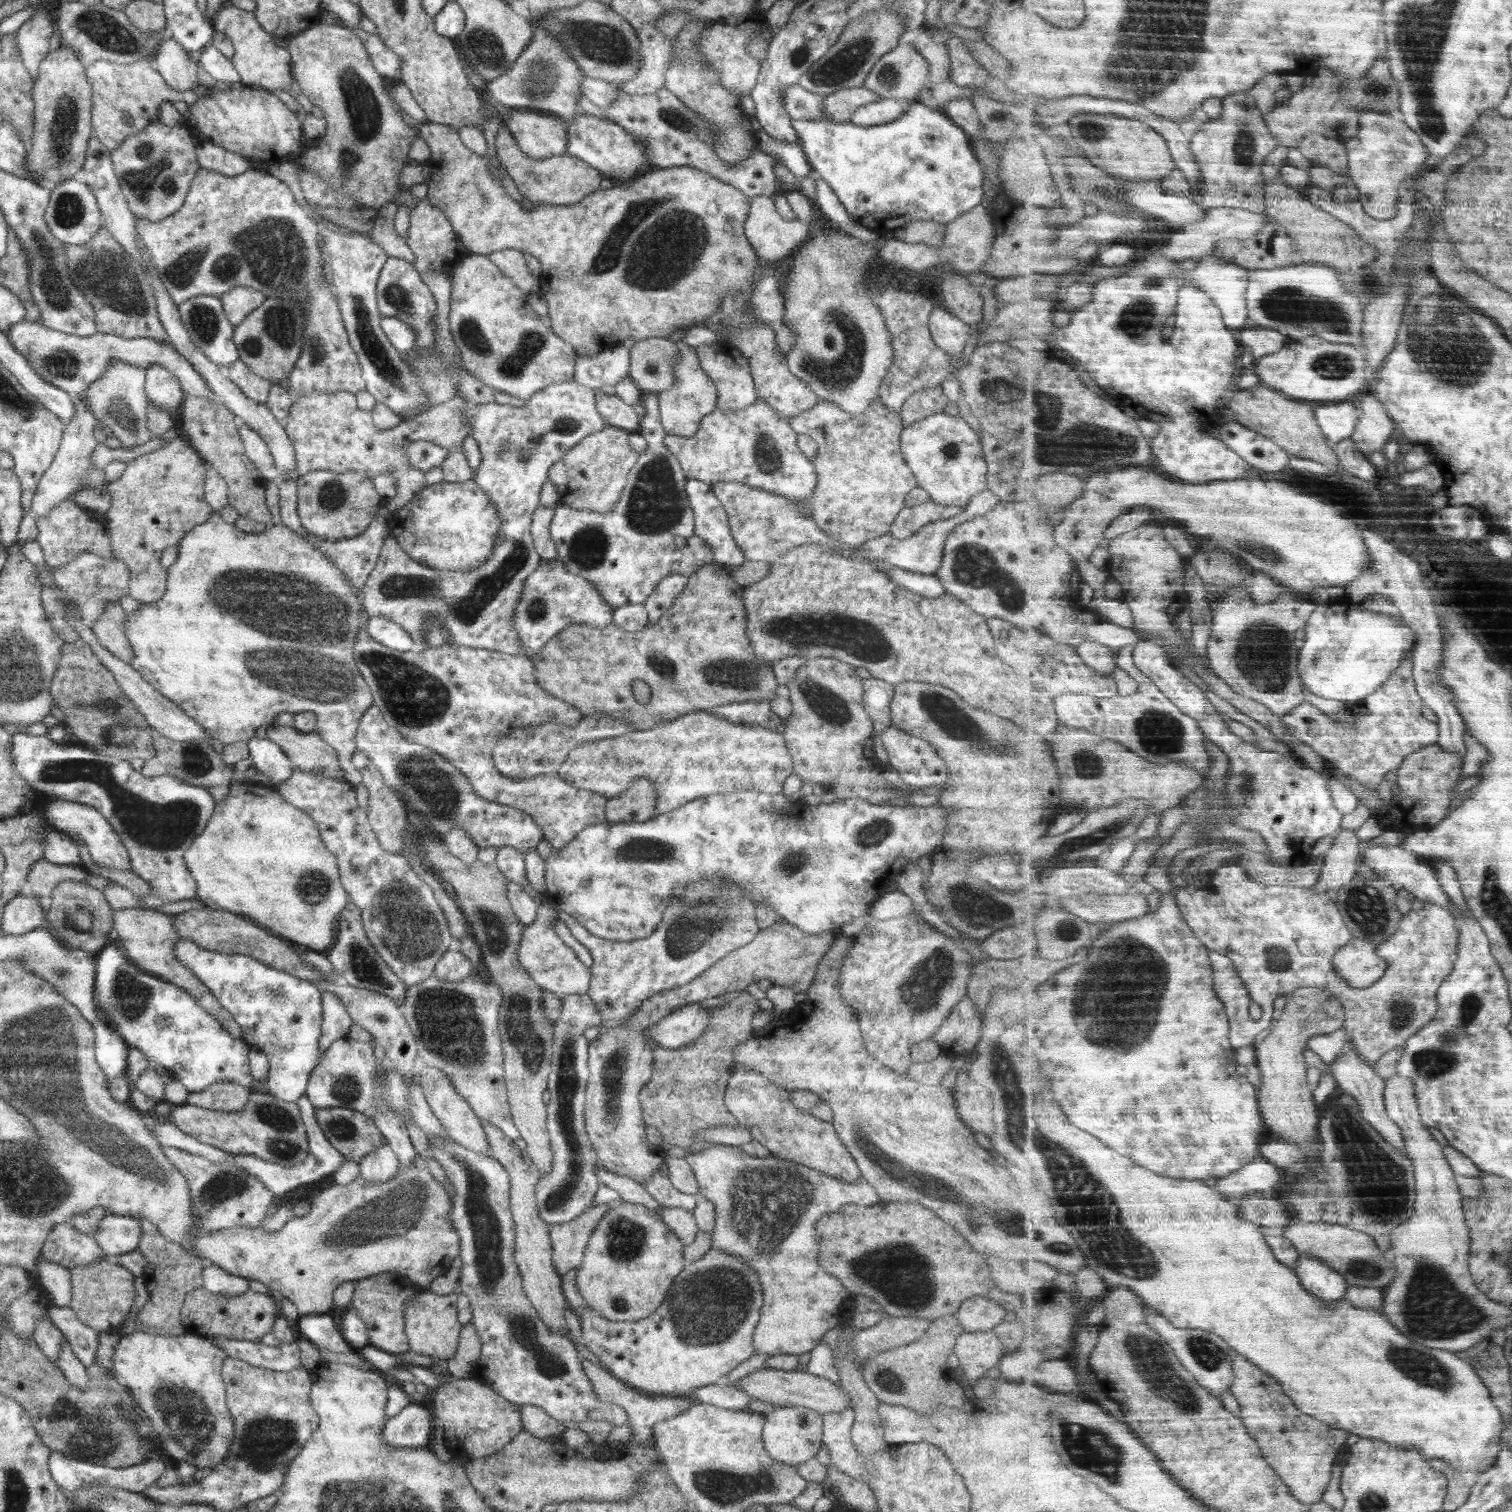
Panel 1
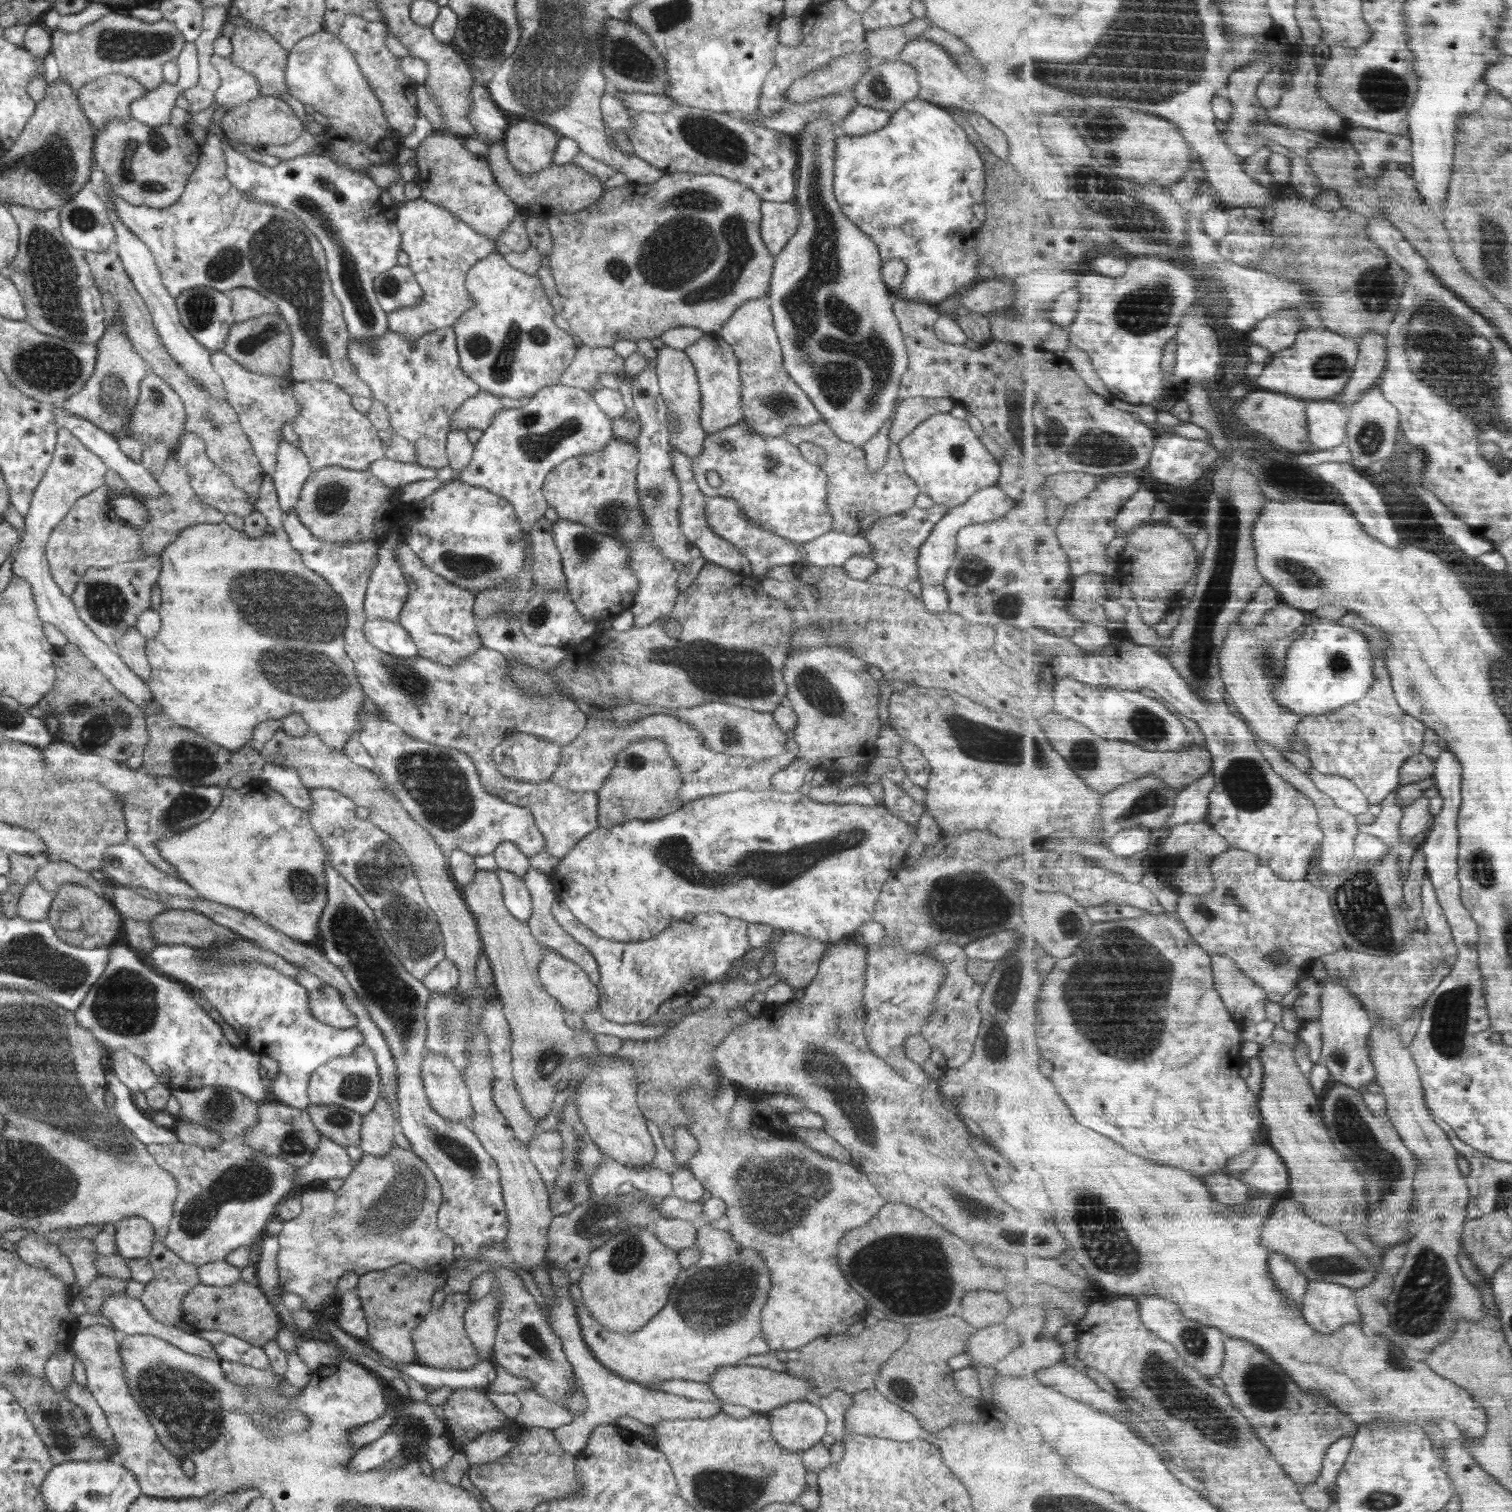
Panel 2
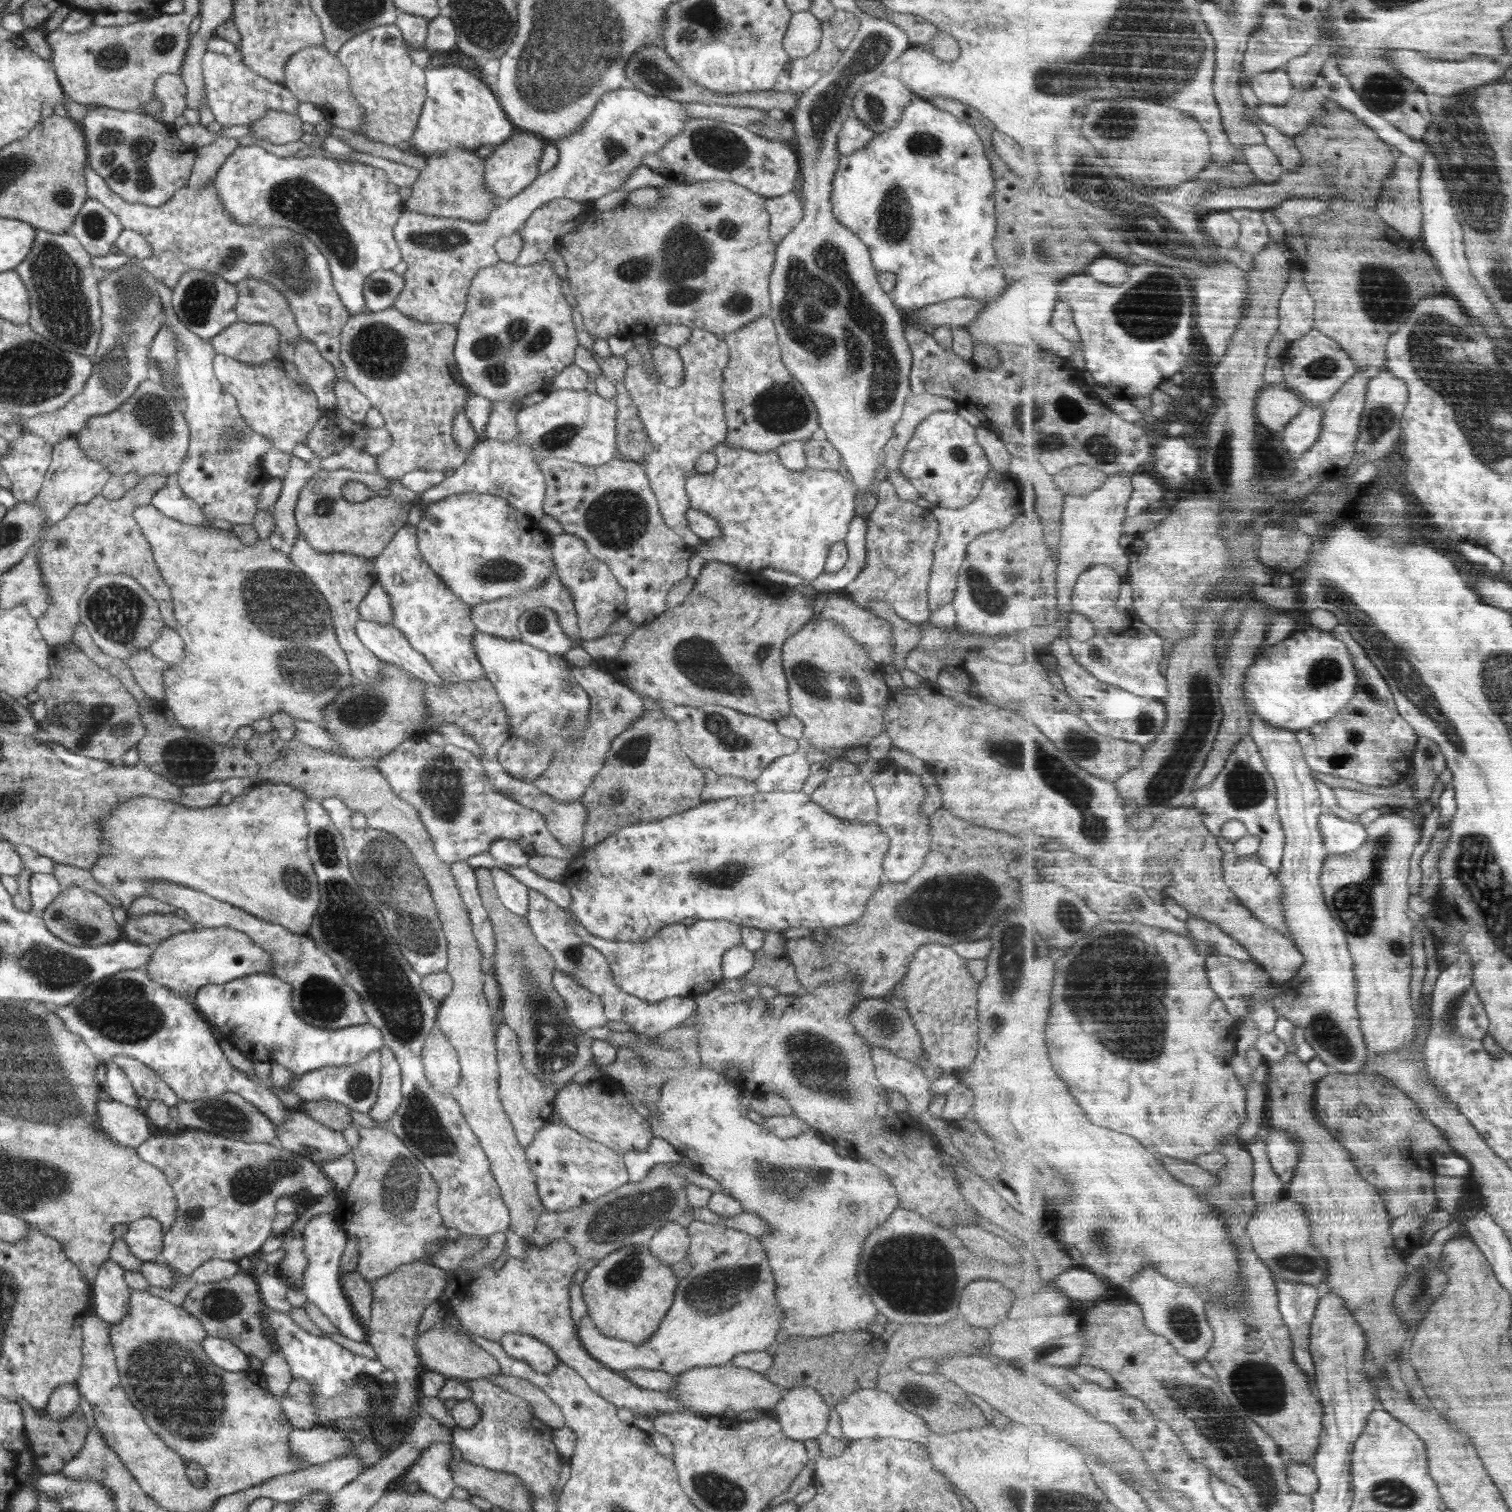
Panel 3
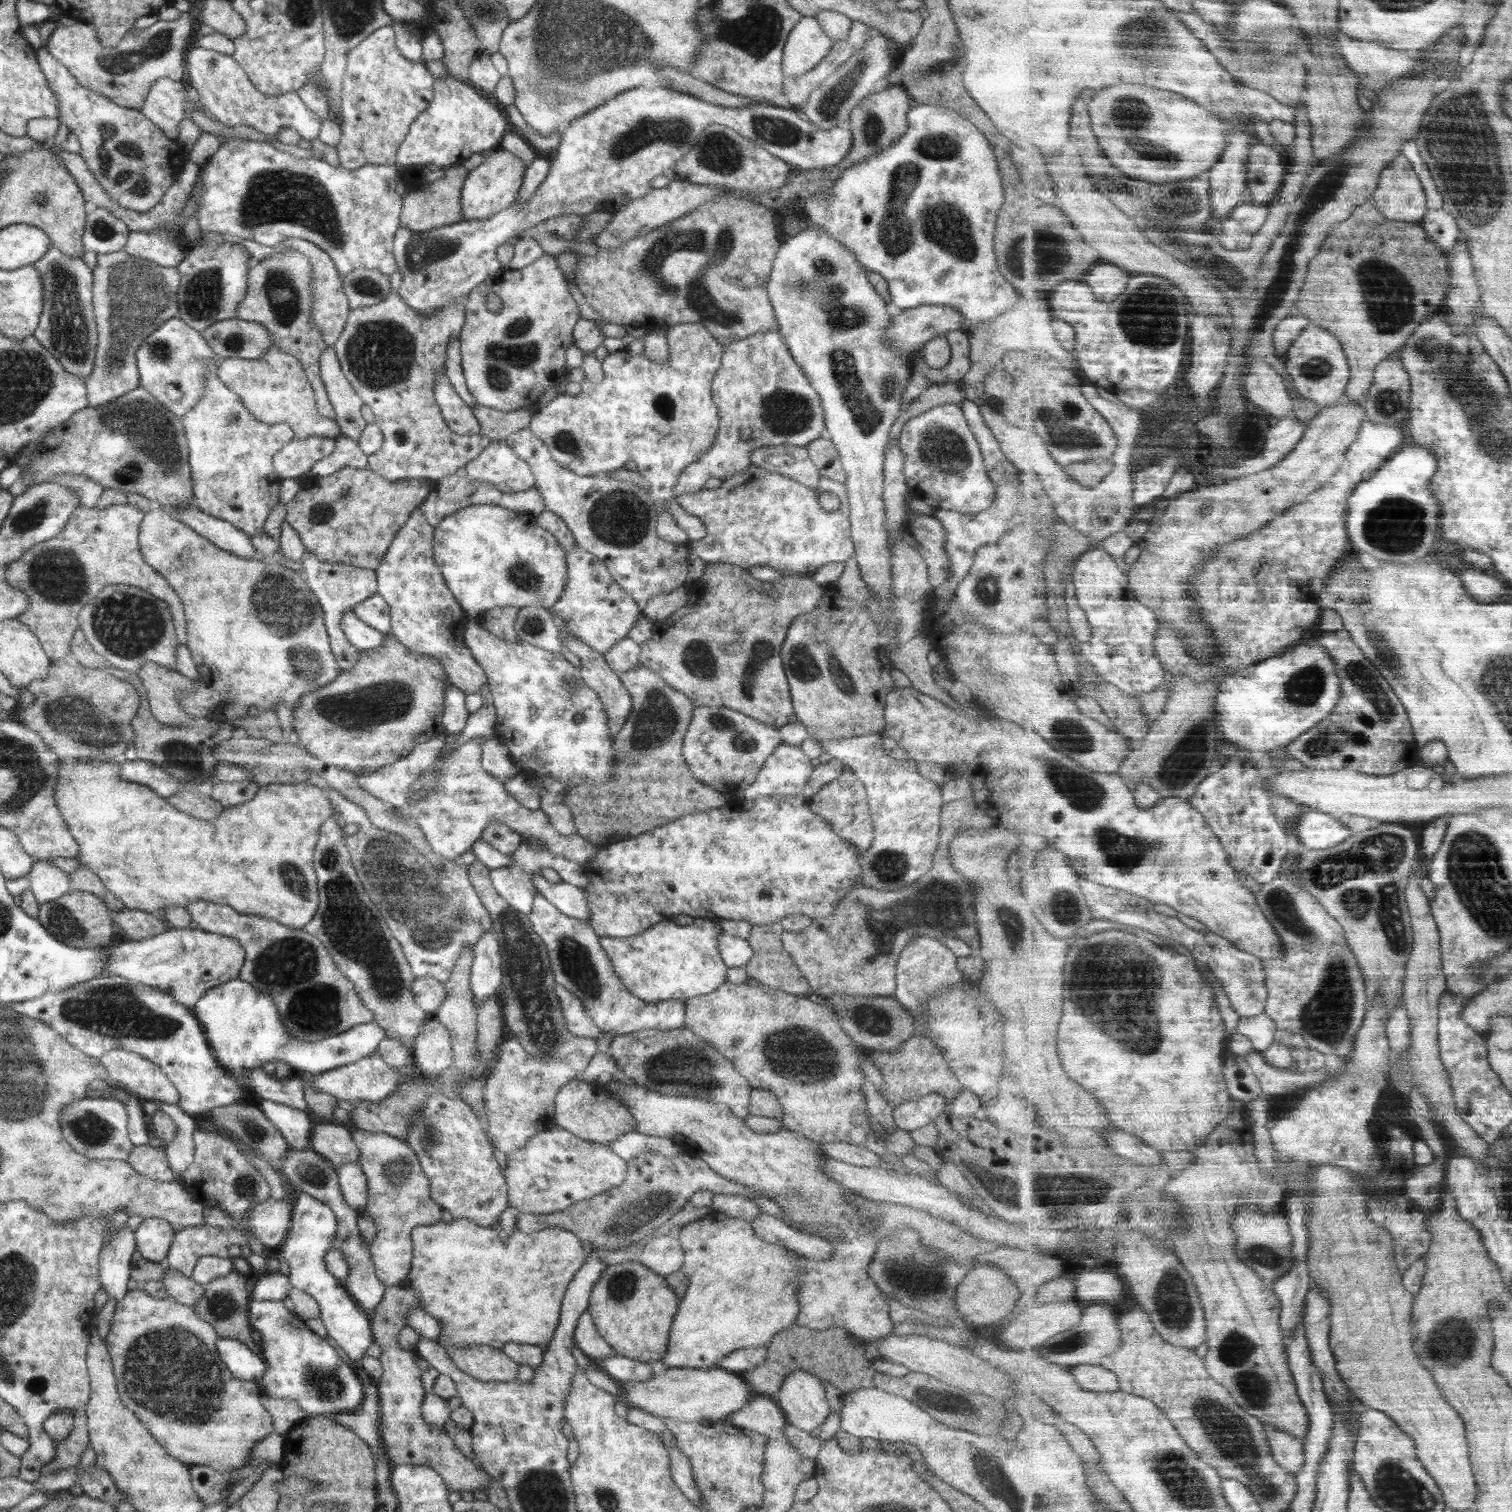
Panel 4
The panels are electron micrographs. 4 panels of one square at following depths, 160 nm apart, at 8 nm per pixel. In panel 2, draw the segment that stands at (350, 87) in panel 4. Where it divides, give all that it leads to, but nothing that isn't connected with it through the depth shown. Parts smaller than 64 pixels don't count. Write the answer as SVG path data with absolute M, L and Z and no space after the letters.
M346 15L337 35L342 44L345 44L346 48L353 52L362 74L369 81L369 85L373 88L384 109L391 130L394 130L400 137L406 137L415 129L414 123L418 109L415 90L418 84L399 70L399 58L384 43L388 32L387 24L382 21L370 22L356 15Z

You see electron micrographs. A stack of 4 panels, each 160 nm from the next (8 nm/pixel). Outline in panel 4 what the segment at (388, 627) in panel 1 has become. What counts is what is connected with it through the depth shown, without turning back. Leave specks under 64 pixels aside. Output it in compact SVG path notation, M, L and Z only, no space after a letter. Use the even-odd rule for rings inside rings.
M353 611L345 612L341 620L341 627L346 638L362 651L373 651L386 638L386 633L380 632L365 622L362 622ZM447 682L444 687L444 712L442 720L442 732L445 734L445 742L451 740L464 730L466 720L468 720L468 711L466 711L466 695L453 684Z

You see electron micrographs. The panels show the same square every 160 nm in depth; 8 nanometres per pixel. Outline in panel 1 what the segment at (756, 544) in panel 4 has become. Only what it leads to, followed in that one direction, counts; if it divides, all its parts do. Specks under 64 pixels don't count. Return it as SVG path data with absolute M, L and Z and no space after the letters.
M757 398L754 404L734 411L715 408L699 422L694 436L686 438L677 434L665 436L665 443L670 452L677 458L688 480L707 483L716 486L718 483L734 482L750 485L754 489L770 491L793 500L801 512L808 518L812 517L811 508L804 504L805 500L814 493L817 474L811 460L798 448L797 433L790 426L790 416L776 412L765 400Z

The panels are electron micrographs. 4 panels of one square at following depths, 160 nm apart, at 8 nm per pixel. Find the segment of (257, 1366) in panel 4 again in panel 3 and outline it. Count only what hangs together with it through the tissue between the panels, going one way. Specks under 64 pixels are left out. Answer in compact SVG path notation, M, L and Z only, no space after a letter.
M207 1335L201 1342L201 1347L208 1358L216 1365L230 1372L251 1370L247 1354L244 1354L228 1339Z

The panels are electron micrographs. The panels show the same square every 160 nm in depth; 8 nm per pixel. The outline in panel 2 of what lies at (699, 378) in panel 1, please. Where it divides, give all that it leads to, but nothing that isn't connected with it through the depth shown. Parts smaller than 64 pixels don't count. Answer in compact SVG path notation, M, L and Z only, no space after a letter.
M664 346L658 351L657 364L659 387L668 410L669 439L672 448L678 449L689 459L699 456L703 451L703 442L707 434L700 426L701 392L697 371L690 357L683 351Z

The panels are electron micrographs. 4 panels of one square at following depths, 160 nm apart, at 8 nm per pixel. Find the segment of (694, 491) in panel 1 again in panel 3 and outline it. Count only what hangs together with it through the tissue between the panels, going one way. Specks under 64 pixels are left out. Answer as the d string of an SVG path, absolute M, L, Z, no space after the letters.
M691 329L689 340L677 352L683 359L684 367L684 380L680 386L668 388L661 379L655 381L642 363L628 365L623 384L635 401L638 418L644 424L652 445L650 454L642 460L642 465L649 478L652 493L657 498L659 511L668 528L681 536L693 550L705 545L707 539L694 534L686 520L686 511L692 508L685 483L689 476L696 474L695 464L699 456L723 443L729 431L721 401L721 384L723 370L730 360L730 350L723 337L704 329Z

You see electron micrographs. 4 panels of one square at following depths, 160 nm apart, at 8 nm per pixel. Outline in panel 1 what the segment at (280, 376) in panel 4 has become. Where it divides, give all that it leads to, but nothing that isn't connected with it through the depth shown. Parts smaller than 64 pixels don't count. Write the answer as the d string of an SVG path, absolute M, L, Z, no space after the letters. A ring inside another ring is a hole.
M238 360L232 363L228 371L229 379L238 385L238 388L252 400L257 403L265 404L268 400L268 390L272 382L254 374L242 361ZM241 424L239 435L241 436L246 456L256 465L257 471L266 482L278 480L281 472L275 466L275 462L267 444L261 440L261 436L249 426Z

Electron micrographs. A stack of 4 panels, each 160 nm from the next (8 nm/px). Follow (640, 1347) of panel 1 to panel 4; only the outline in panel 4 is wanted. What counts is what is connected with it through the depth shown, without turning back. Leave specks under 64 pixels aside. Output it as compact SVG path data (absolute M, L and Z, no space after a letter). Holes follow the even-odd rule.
M712 1211L701 1219L685 1224L675 1235L679 1238L682 1251L684 1251L684 1260L680 1269L684 1272L689 1283L687 1284L684 1296L679 1299L676 1317L672 1321L667 1351L664 1353L660 1362L657 1363L656 1366L658 1368L707 1369L716 1367L717 1362L723 1356L729 1355L730 1352L741 1348L766 1346L773 1339L773 1336L776 1336L781 1330L795 1324L796 1317L799 1314L797 1290L799 1289L798 1274L801 1272L801 1261L798 1260L798 1255L795 1252L786 1250L784 1246L778 1246L778 1244L770 1244L770 1242L760 1240L756 1236L756 1232L752 1229L750 1221L744 1218L726 1216L726 1214L718 1211ZM587 1311L578 1318L573 1338L576 1346L591 1360L598 1361L601 1358L616 1355L614 1349L598 1334L593 1320Z

